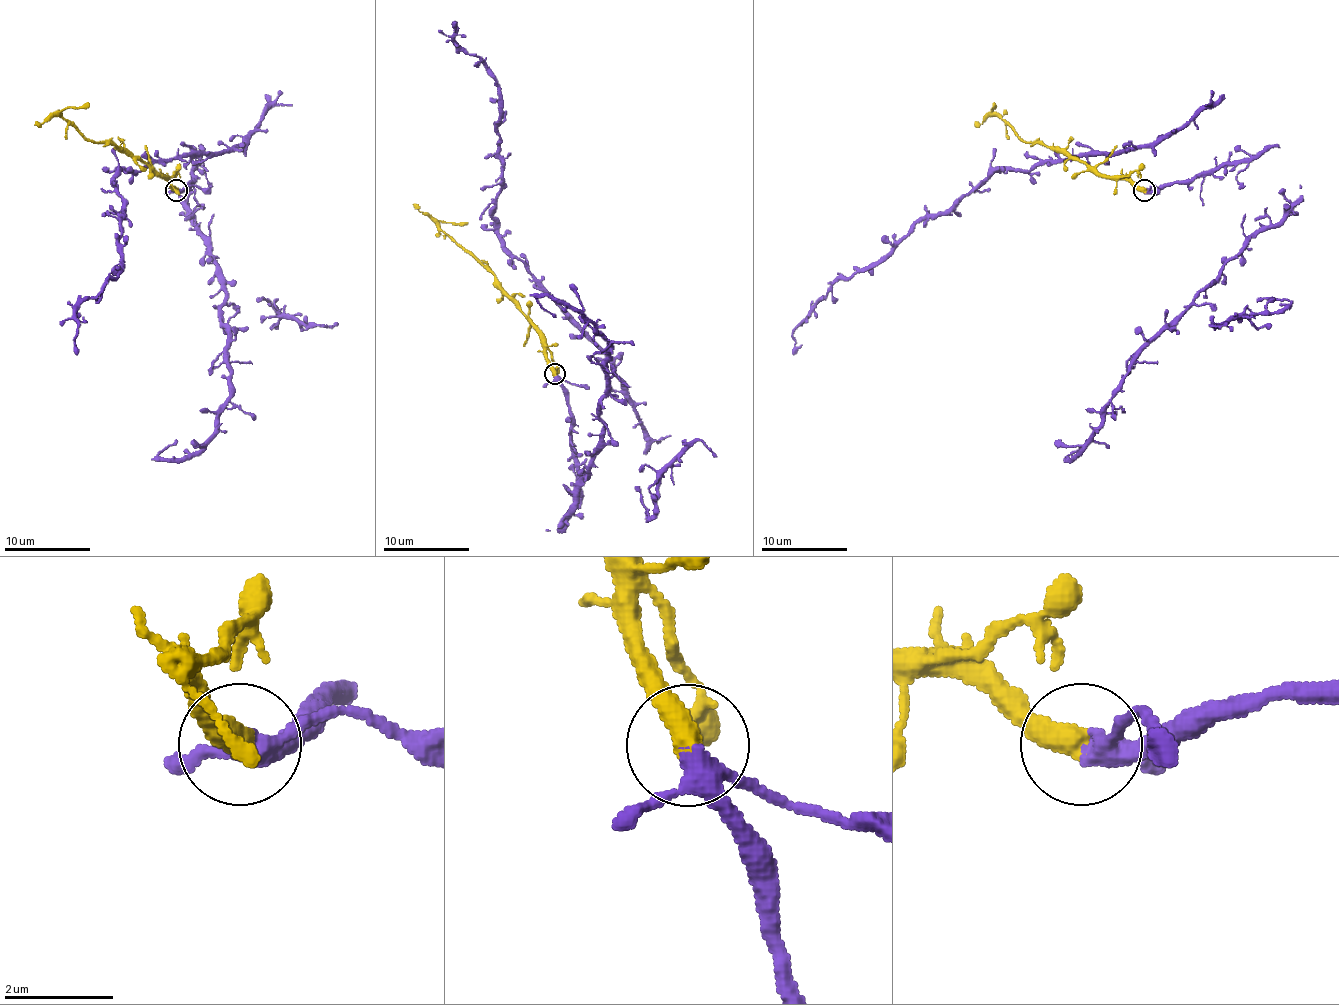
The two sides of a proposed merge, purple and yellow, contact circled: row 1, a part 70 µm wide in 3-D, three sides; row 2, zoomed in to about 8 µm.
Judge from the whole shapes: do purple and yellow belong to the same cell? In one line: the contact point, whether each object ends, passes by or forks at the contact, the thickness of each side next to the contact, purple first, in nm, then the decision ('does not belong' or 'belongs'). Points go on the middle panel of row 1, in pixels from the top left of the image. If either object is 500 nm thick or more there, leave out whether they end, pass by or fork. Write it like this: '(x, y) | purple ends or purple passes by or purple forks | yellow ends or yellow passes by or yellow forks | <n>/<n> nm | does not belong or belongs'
(554, 374) | purple forks | yellow ends | 280/480 nm | belongs

